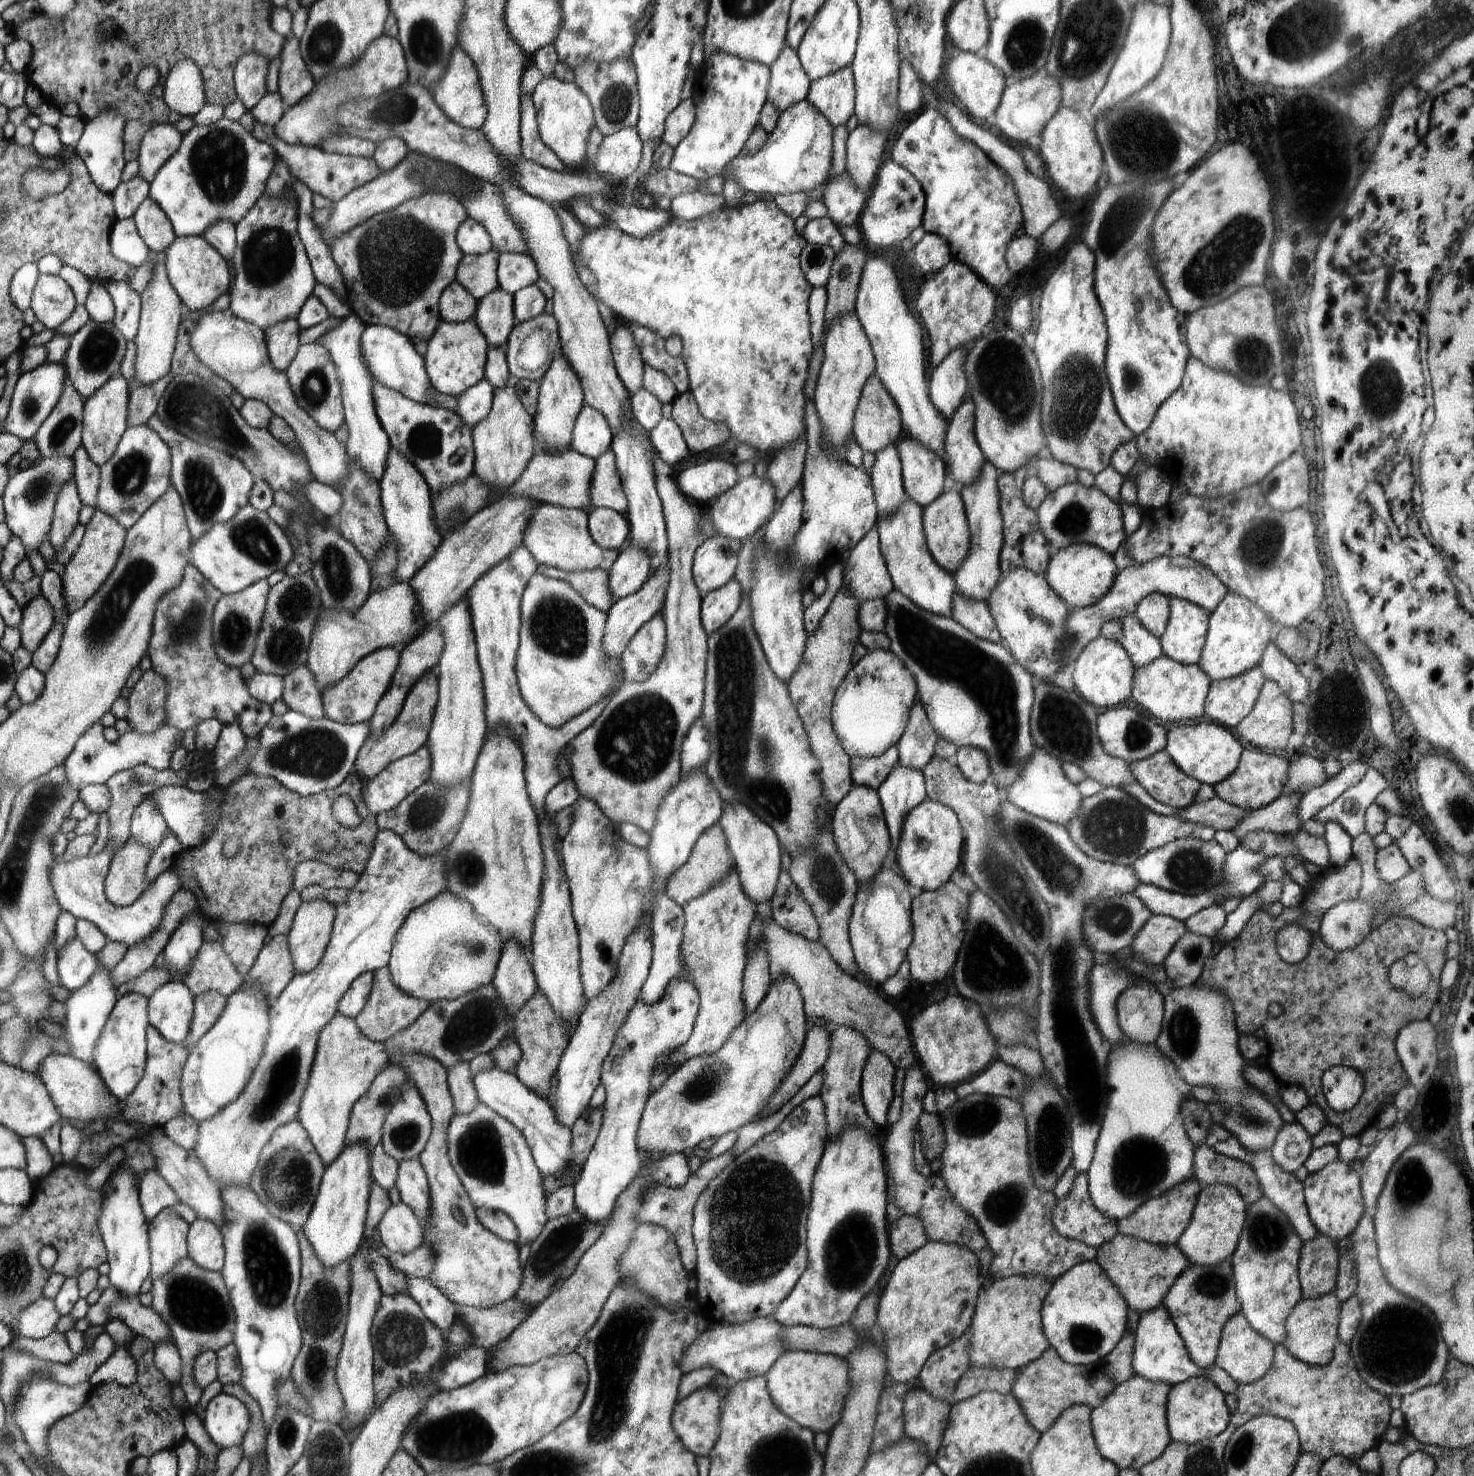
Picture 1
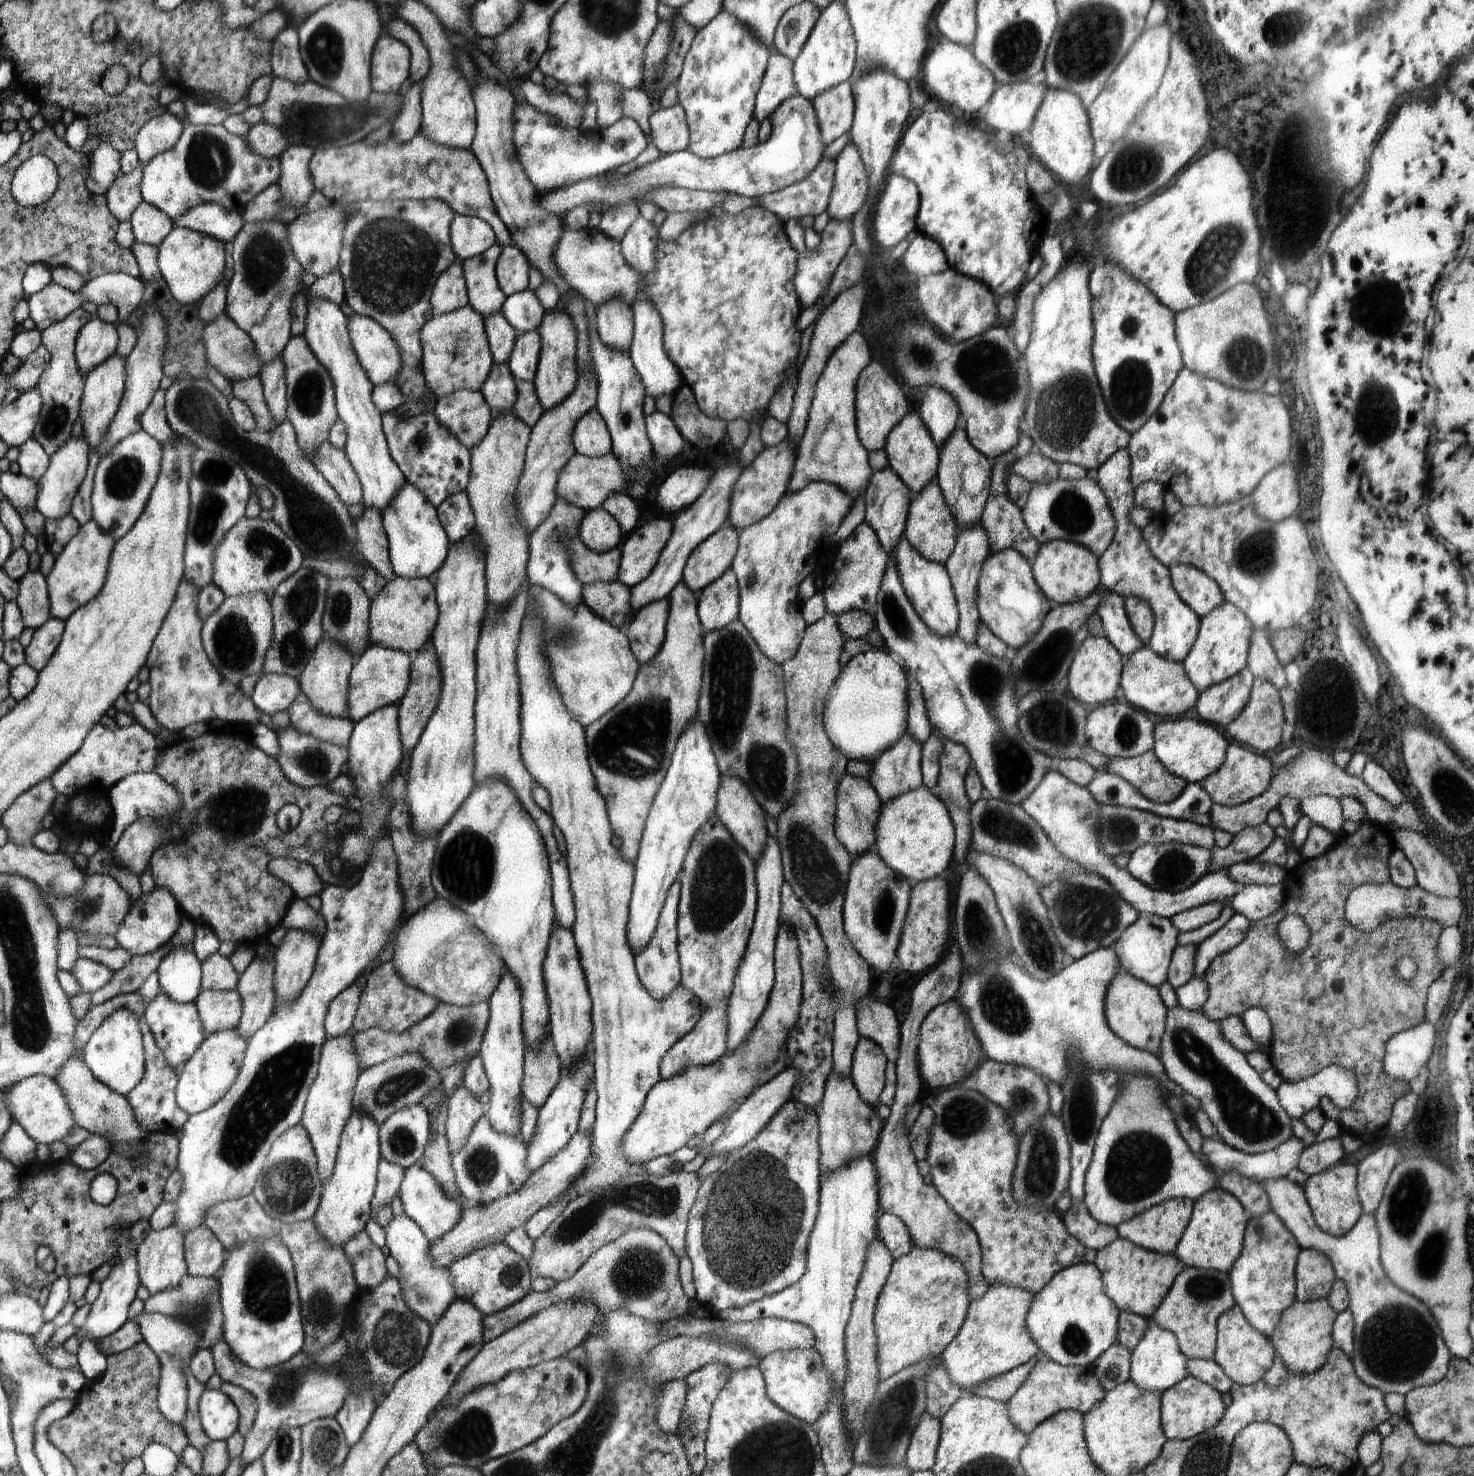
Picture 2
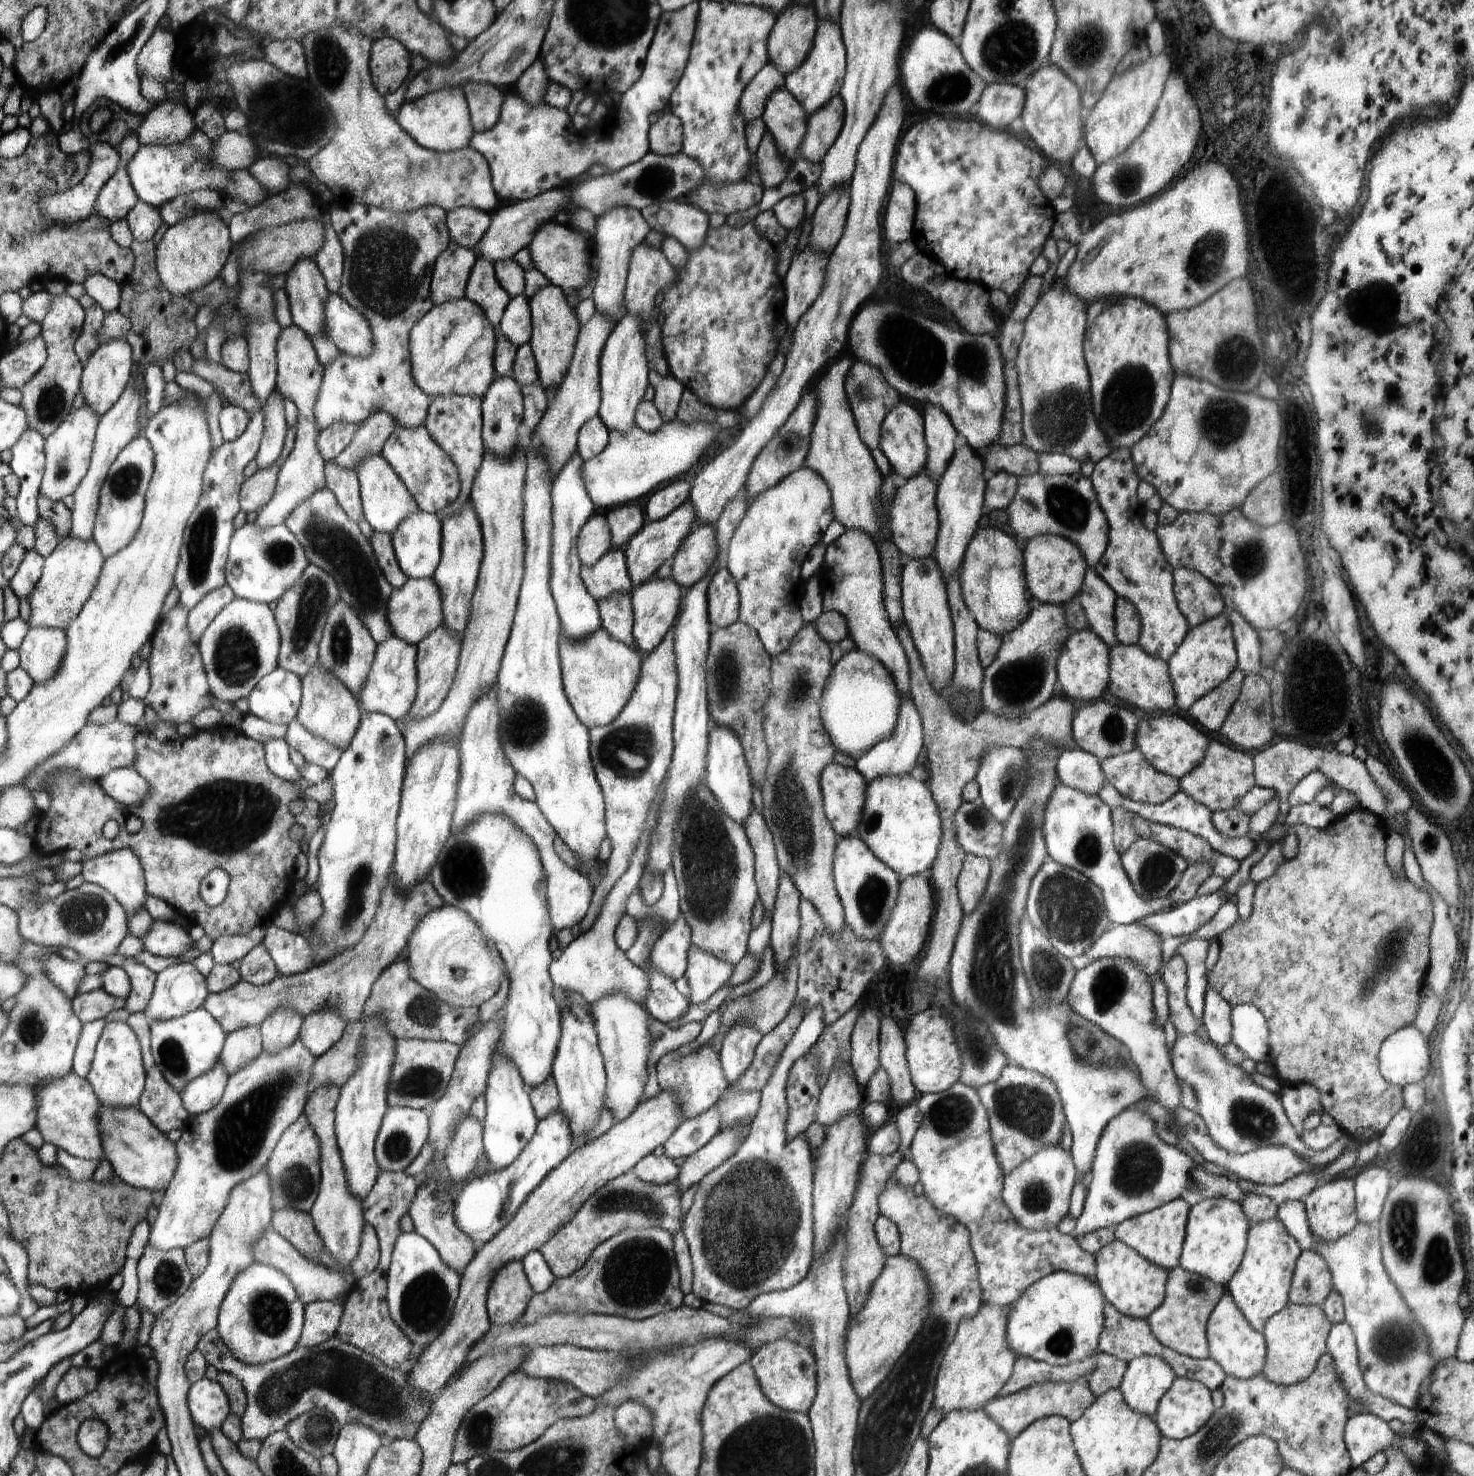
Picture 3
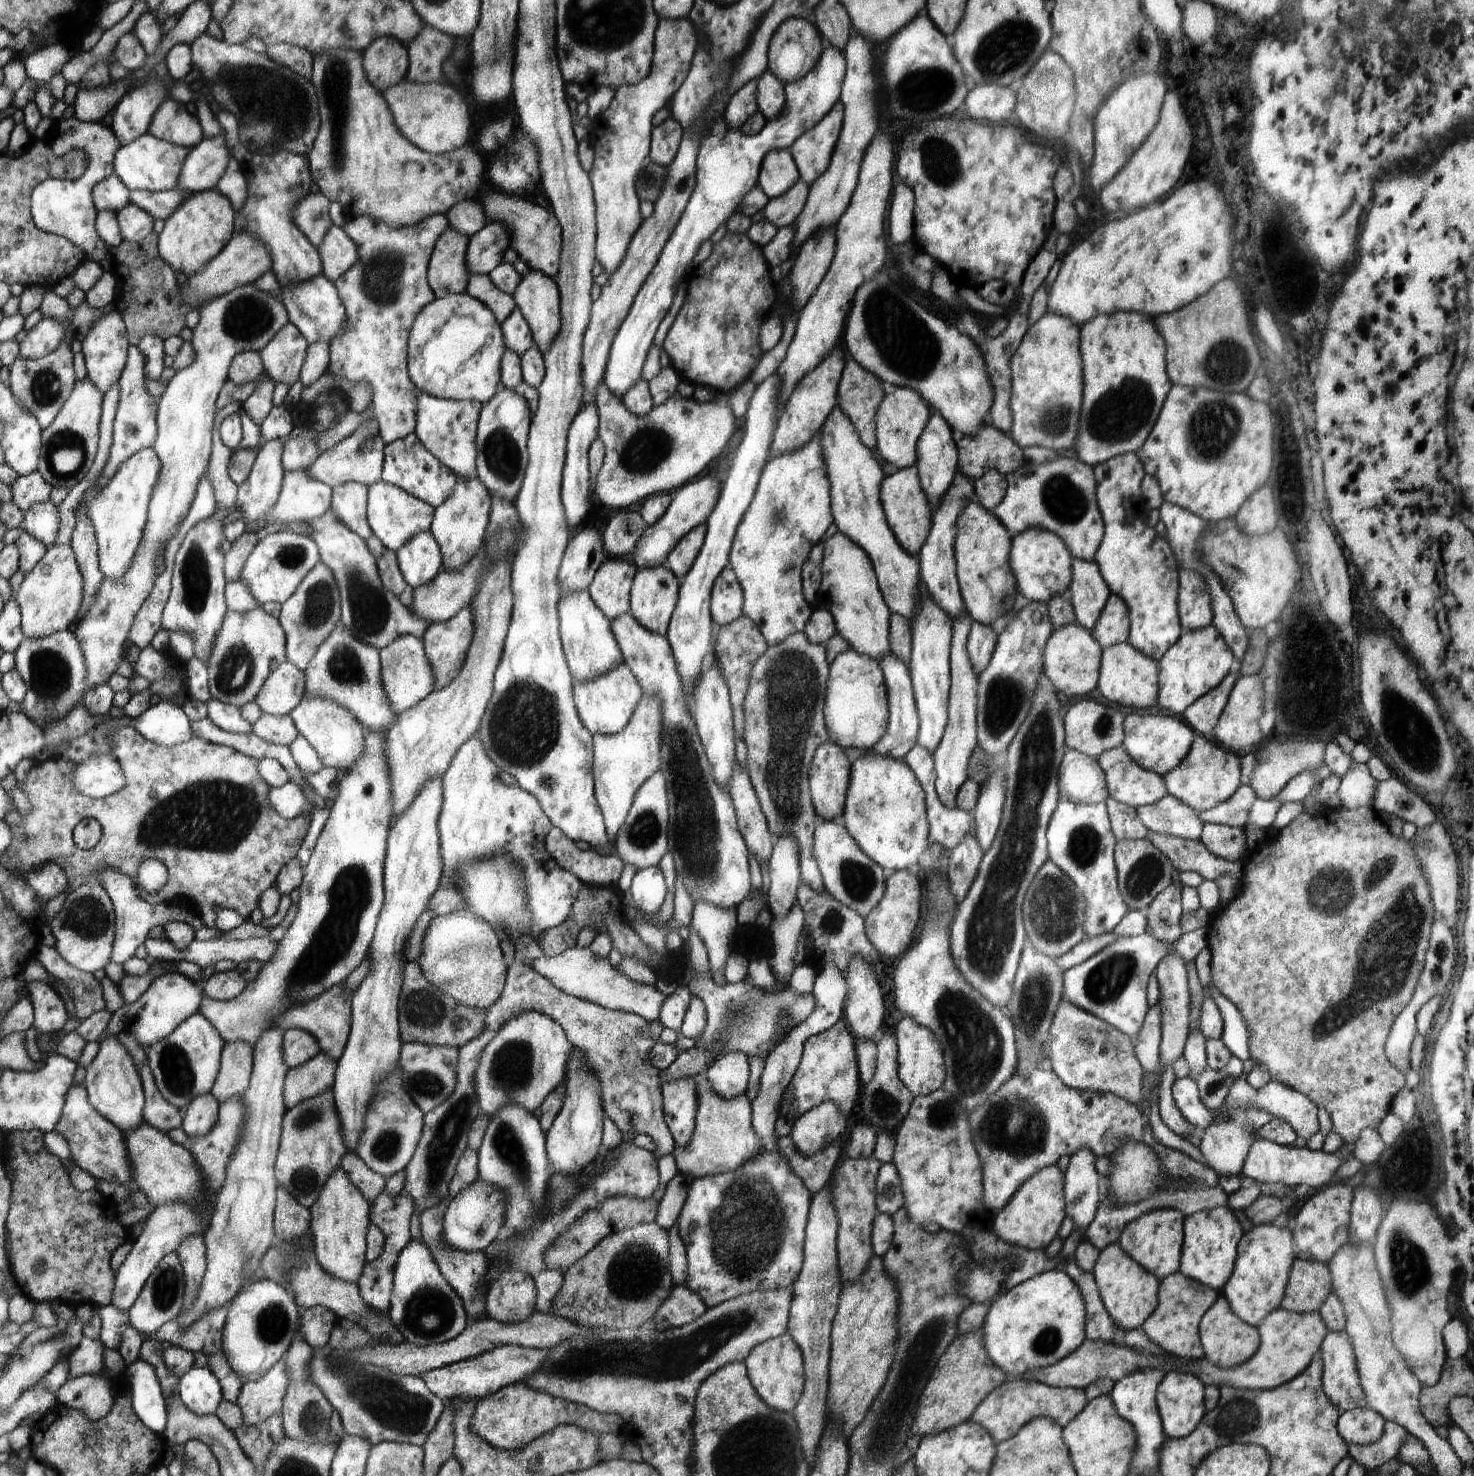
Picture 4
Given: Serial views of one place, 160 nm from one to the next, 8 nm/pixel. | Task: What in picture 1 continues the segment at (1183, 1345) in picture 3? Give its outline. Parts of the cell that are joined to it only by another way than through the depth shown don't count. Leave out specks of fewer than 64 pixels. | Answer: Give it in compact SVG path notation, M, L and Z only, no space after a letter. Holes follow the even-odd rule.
M1230 1261L1202 1267L1193 1264L1182 1272L1164 1298L1163 1306L1174 1322L1174 1327L1178 1330L1190 1359L1199 1368L1210 1368L1215 1364L1221 1333L1226 1322L1232 1316L1241 1313L1234 1284Z

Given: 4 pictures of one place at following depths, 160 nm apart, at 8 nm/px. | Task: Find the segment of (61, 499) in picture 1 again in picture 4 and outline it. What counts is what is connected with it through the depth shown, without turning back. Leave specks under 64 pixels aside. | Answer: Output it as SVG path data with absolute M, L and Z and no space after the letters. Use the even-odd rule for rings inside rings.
M87 378L75 384L68 400L48 428L42 430L40 447L39 475L52 488L65 488L68 491L80 484L88 476L100 444L101 411L104 396Z

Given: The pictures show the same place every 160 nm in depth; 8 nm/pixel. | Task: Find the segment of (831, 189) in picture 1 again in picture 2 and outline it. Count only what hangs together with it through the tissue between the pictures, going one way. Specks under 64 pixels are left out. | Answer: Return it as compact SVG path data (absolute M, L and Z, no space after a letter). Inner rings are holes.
M791 218L786 221L788 237L799 254L798 272L794 278L795 291L798 292L799 299L808 307L815 304L822 291L832 280L834 272L840 264L842 258L846 256L848 248L853 244L852 219L836 220L830 219L827 226L821 232L821 243L816 251L806 248L803 232L806 230L800 221Z

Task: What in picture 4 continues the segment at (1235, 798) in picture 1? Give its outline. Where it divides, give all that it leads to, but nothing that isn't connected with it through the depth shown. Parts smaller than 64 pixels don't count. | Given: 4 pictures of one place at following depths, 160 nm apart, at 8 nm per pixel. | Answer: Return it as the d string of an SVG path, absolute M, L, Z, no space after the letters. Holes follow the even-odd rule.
M1196 734L1186 758L1163 779L1170 795L1201 813L1228 800L1238 790L1242 780L1240 756L1223 748L1211 737Z

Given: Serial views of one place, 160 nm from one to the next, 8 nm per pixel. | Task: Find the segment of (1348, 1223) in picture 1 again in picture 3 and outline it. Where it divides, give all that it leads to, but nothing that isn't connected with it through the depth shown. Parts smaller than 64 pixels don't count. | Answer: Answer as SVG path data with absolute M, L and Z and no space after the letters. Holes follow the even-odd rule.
M1336 1177L1334 1180L1318 1184L1303 1202L1307 1212L1309 1227L1316 1239L1335 1241L1348 1234L1358 1223L1355 1207L1354 1178Z

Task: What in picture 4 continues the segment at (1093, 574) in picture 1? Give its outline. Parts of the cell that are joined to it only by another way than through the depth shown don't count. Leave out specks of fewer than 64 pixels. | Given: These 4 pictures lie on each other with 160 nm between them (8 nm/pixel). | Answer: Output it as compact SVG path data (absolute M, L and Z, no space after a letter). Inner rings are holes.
M1034 527L1011 539L1009 565L1014 573L1022 603L1047 603L1052 597L1068 592L1073 577L1073 556L1067 544L1050 531Z

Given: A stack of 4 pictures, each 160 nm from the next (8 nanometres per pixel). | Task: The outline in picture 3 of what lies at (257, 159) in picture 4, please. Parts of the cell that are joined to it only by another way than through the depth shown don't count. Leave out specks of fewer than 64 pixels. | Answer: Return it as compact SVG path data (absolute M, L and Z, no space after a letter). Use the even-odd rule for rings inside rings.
M278 157L259 158L248 170L261 185L269 190L270 195L275 195L288 188L288 164L280 162ZM305 259L296 264L292 271L288 273L286 282L286 292L290 302L291 316L293 324L301 328L313 341L314 348L321 363L329 365L334 363L340 356L341 350L337 344L325 335L325 305L329 300L330 292L325 284L325 277L322 276L321 269L317 267L315 259Z

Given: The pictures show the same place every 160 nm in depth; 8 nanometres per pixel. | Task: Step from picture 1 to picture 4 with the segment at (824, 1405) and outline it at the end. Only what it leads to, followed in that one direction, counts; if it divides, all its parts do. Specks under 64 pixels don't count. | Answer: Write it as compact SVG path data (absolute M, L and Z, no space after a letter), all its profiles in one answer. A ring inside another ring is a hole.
M787 1332L782 1336L768 1339L754 1347L749 1358L743 1363L758 1396L773 1409L792 1413L801 1400L806 1380L804 1353L797 1341Z

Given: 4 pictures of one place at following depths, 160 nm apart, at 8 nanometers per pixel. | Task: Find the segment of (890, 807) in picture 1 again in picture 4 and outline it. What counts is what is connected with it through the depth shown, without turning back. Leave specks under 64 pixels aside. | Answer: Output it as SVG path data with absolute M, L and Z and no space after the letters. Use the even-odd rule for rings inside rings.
M892 652L888 657L878 662L887 688L889 719L884 736L870 750L875 755L887 756L894 760L904 760L906 753L917 744L920 728L909 668L903 662L900 662Z

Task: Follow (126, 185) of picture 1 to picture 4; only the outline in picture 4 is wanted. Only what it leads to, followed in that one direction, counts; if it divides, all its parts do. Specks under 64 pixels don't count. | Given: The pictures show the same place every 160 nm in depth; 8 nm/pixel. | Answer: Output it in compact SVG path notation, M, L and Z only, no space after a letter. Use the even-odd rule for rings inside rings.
M114 172L108 179L104 179L94 187L93 203L98 212L122 211L131 203L131 189Z

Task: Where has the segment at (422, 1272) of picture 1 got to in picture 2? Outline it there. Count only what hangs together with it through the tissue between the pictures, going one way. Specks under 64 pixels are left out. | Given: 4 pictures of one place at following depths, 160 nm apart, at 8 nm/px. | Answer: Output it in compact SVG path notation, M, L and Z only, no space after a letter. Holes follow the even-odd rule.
M577 1131L561 1151L532 1172L531 1178L517 1193L483 1205L471 1204L463 1207L459 1221L446 1234L429 1244L429 1255L435 1266L440 1269L447 1268L451 1262L466 1256L469 1252L487 1247L489 1244L504 1242L505 1234L510 1229L524 1227L525 1222L537 1210L548 1206L552 1199L558 1198L573 1186L590 1162L592 1151L592 1135L586 1131Z

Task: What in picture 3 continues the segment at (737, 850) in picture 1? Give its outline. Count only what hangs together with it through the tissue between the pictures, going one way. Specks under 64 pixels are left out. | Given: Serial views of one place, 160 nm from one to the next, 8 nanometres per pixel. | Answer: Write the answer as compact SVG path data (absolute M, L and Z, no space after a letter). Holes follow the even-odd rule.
M710 725L708 741L707 769L704 776L706 786L717 797L718 804L724 809L726 816L742 825L751 816L752 810L752 782L748 774L748 766L742 754L741 742L732 729Z

